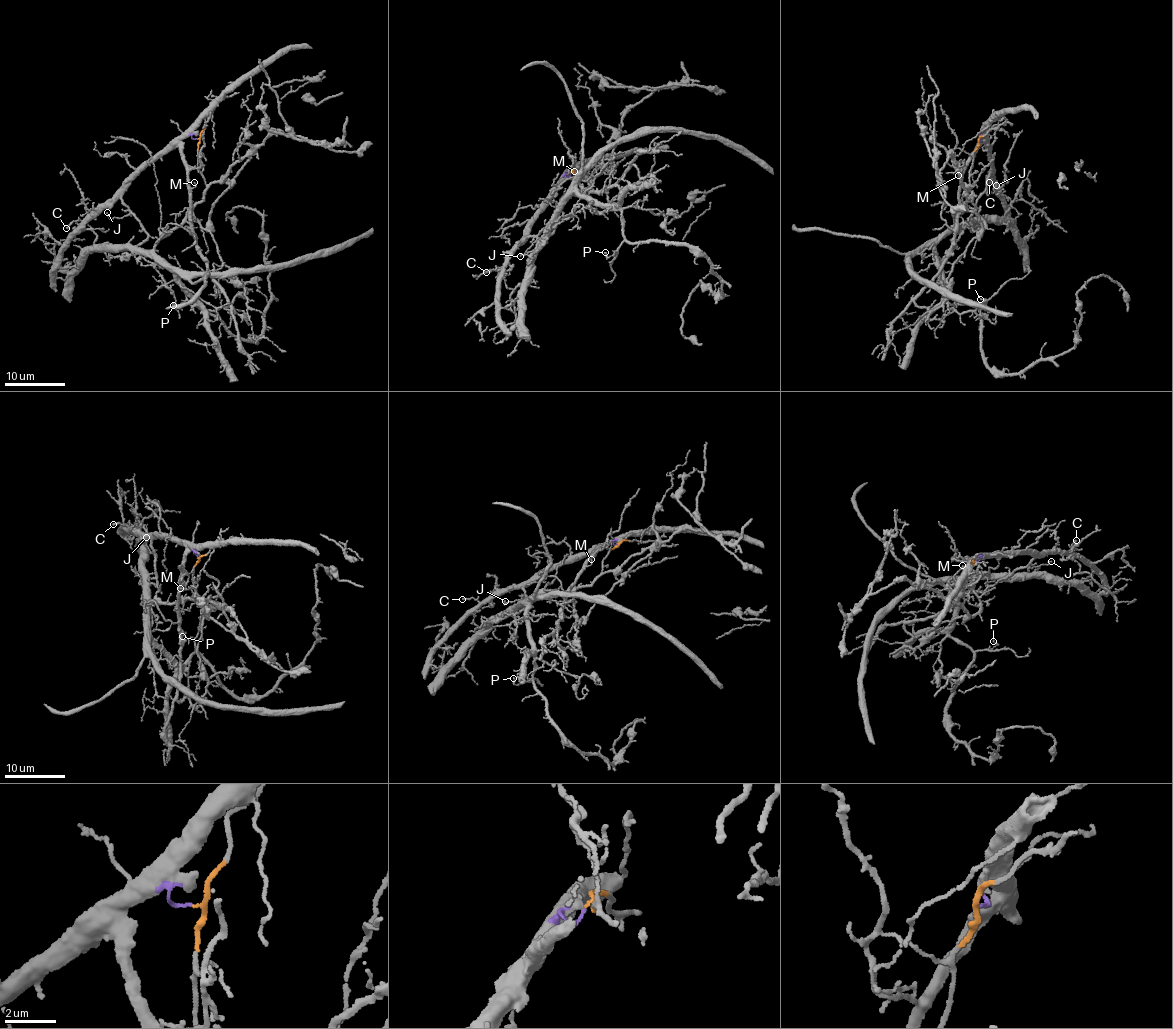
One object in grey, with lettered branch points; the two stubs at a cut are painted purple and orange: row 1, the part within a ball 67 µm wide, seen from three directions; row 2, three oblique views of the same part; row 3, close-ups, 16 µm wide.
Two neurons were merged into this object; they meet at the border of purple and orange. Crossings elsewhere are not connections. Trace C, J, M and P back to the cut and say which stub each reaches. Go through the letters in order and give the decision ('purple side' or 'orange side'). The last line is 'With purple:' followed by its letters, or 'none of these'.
C: purple side
J: purple side
M: purple side
P: orange side
With purple: C, J, M

